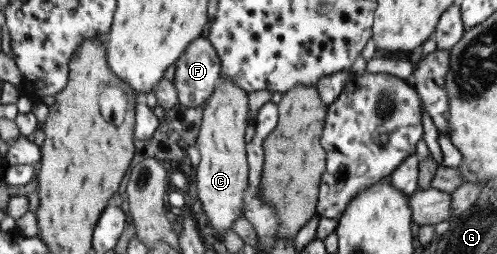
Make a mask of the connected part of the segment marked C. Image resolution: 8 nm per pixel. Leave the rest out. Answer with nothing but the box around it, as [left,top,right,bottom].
[196,74,249,238]

